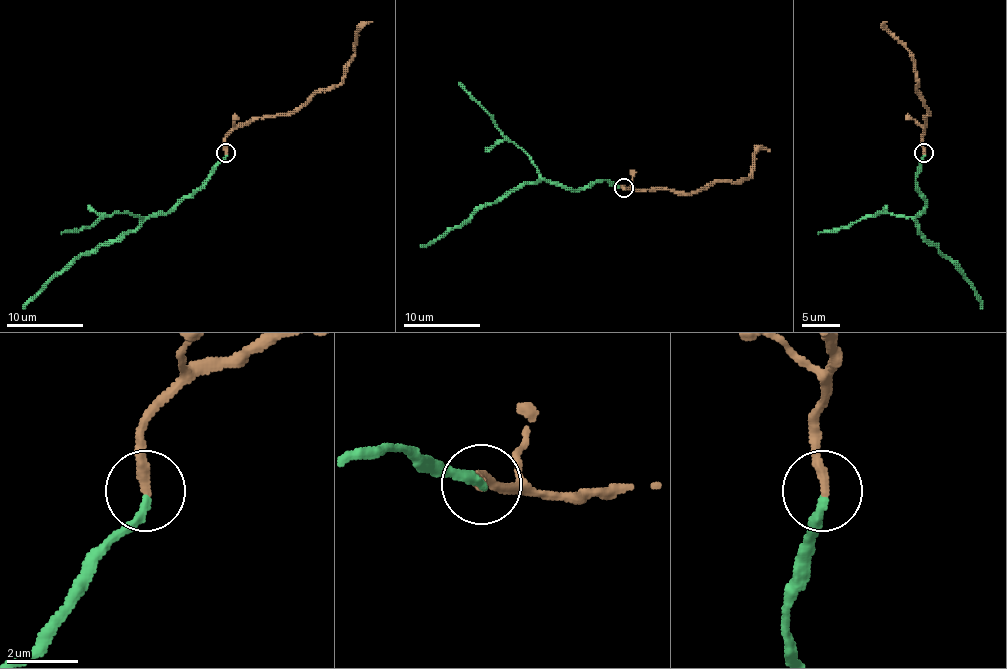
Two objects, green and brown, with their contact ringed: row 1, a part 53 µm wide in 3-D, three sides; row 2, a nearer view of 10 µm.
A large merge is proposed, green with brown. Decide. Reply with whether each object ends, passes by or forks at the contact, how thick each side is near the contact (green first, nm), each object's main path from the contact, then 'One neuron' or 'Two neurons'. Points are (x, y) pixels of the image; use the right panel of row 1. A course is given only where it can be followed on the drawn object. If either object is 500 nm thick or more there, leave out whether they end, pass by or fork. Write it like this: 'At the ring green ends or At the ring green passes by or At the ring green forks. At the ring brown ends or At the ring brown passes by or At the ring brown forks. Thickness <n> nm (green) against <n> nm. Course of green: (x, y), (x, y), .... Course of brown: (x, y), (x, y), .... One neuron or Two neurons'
At the ring green ends. At the ring brown ends. Thickness 240 nm (green) against 280 nm. Course of green: (923, 154), (915, 186), (923, 196), (925, 209), (915, 218), (915, 224), (961, 272), (982, 308). Course of brown: (923, 152), (923, 129), (929, 113), (925, 100), (917, 92), (915, 66), (910, 52), (885, 26), (887, 22). One neuron

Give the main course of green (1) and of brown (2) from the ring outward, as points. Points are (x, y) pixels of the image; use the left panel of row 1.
1: (225, 154), (200, 186), (183, 196), (166, 213), (145, 218), (134, 230), (82, 253), (23, 308)
2: (225, 152), (235, 129), (294, 113), (317, 92), (334, 89), (355, 52), (355, 33), (372, 22)

